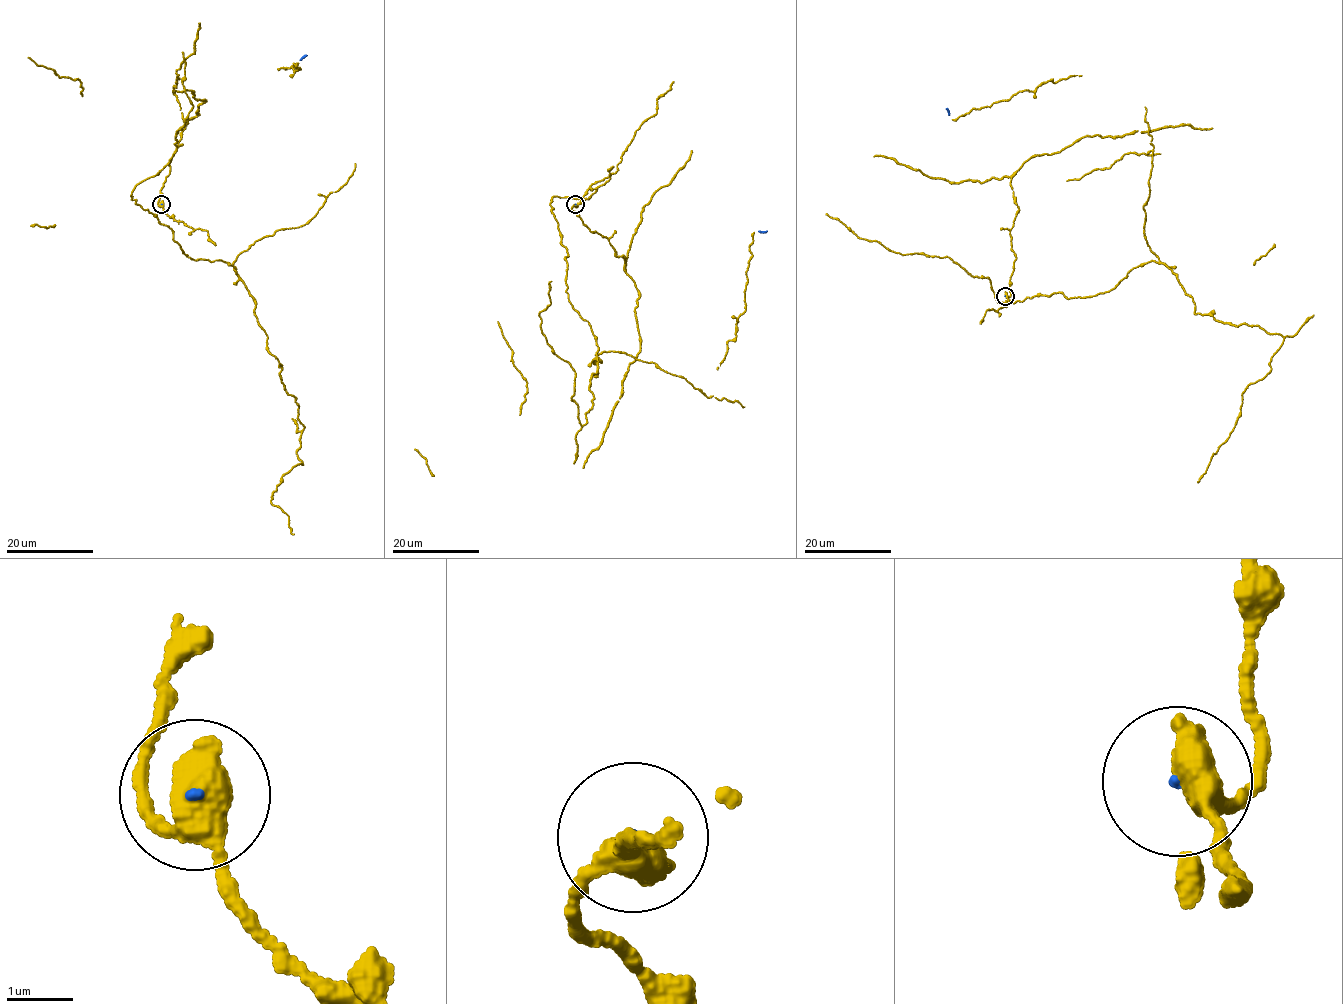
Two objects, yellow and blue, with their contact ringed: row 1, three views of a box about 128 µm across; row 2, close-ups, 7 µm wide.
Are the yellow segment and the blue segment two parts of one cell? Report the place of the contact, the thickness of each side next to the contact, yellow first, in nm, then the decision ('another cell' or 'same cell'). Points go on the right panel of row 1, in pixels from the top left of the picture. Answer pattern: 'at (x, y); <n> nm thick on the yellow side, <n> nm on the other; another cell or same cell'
at (1005, 296); 460 nm thick on the yellow side, 50 nm on the other; same cell

